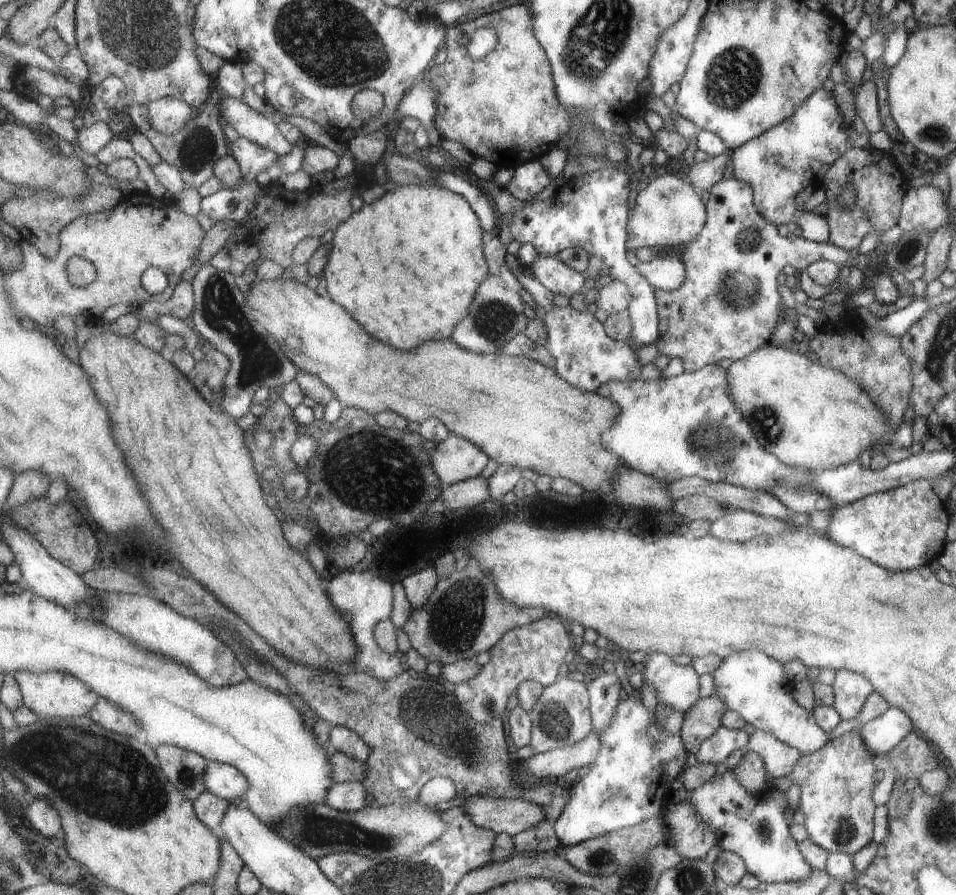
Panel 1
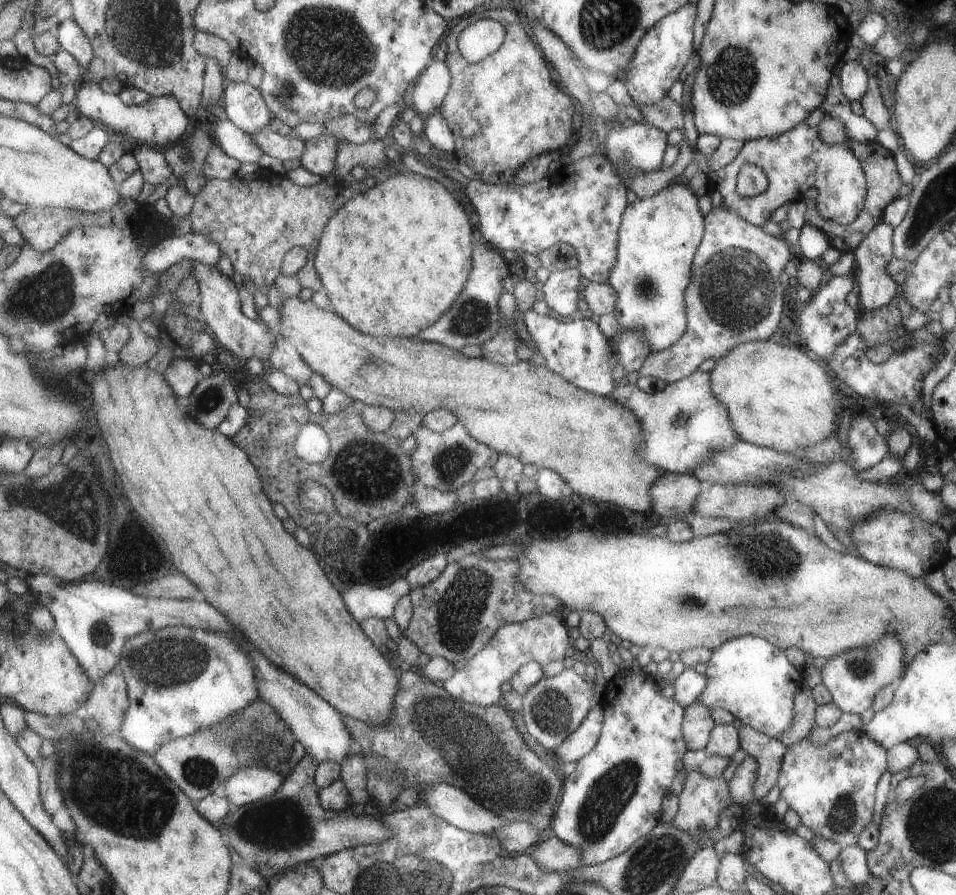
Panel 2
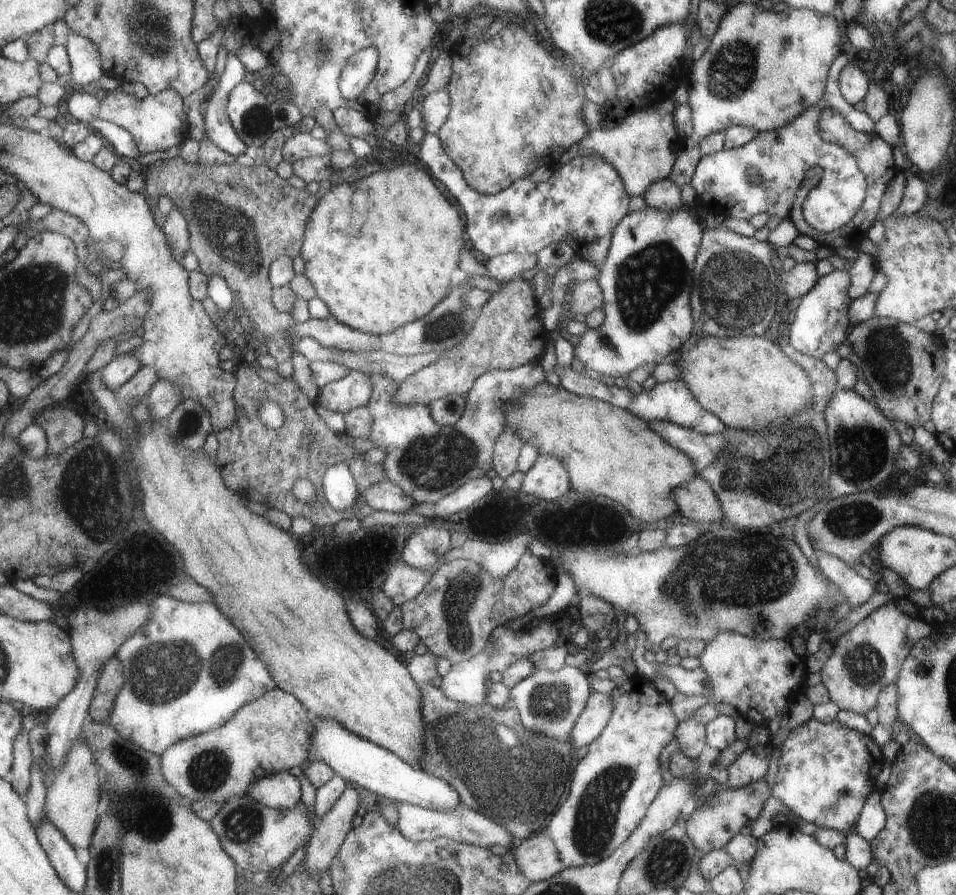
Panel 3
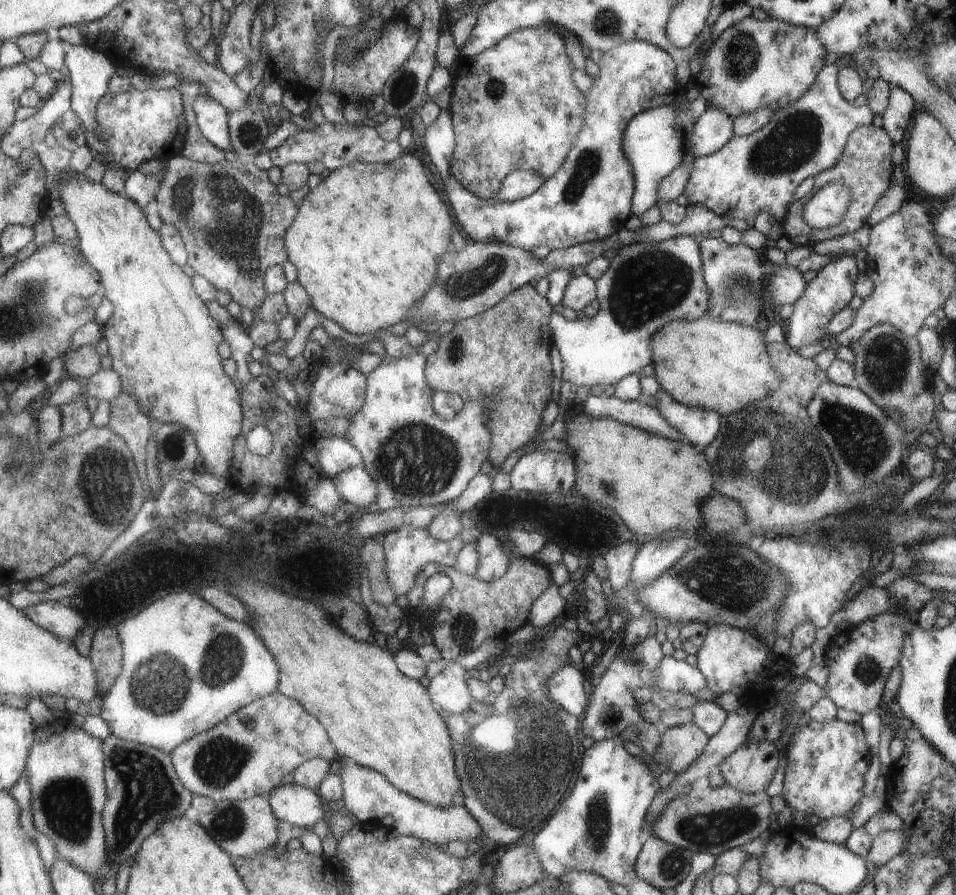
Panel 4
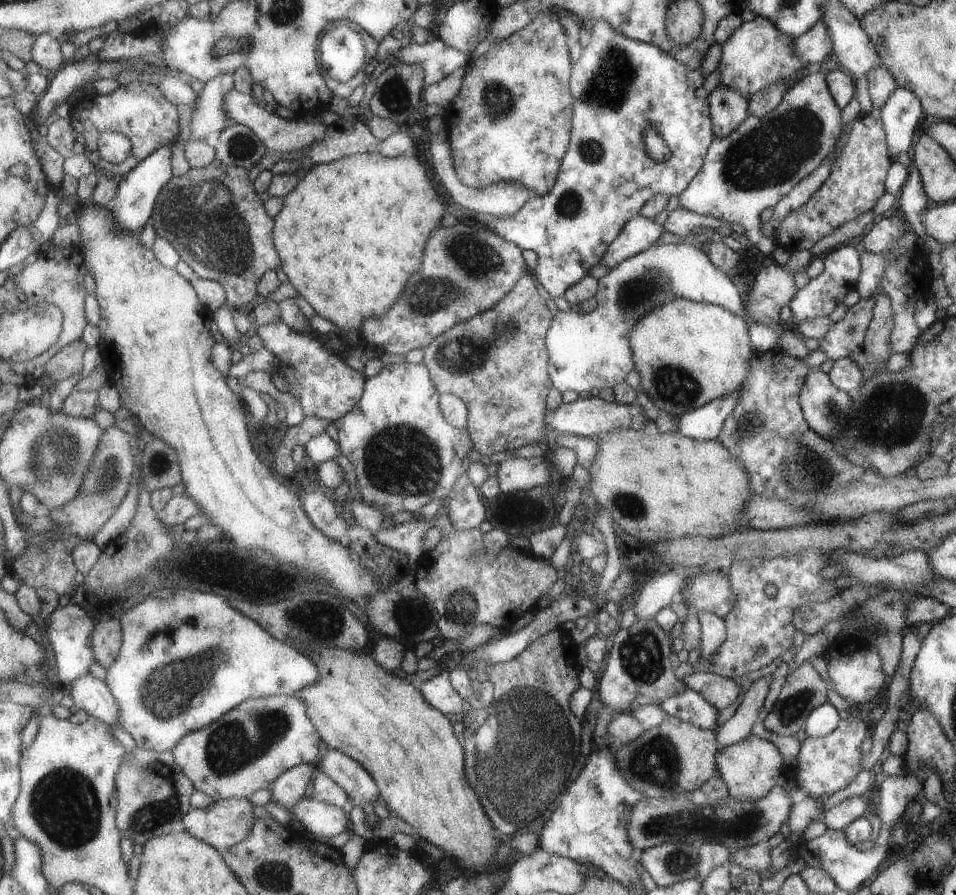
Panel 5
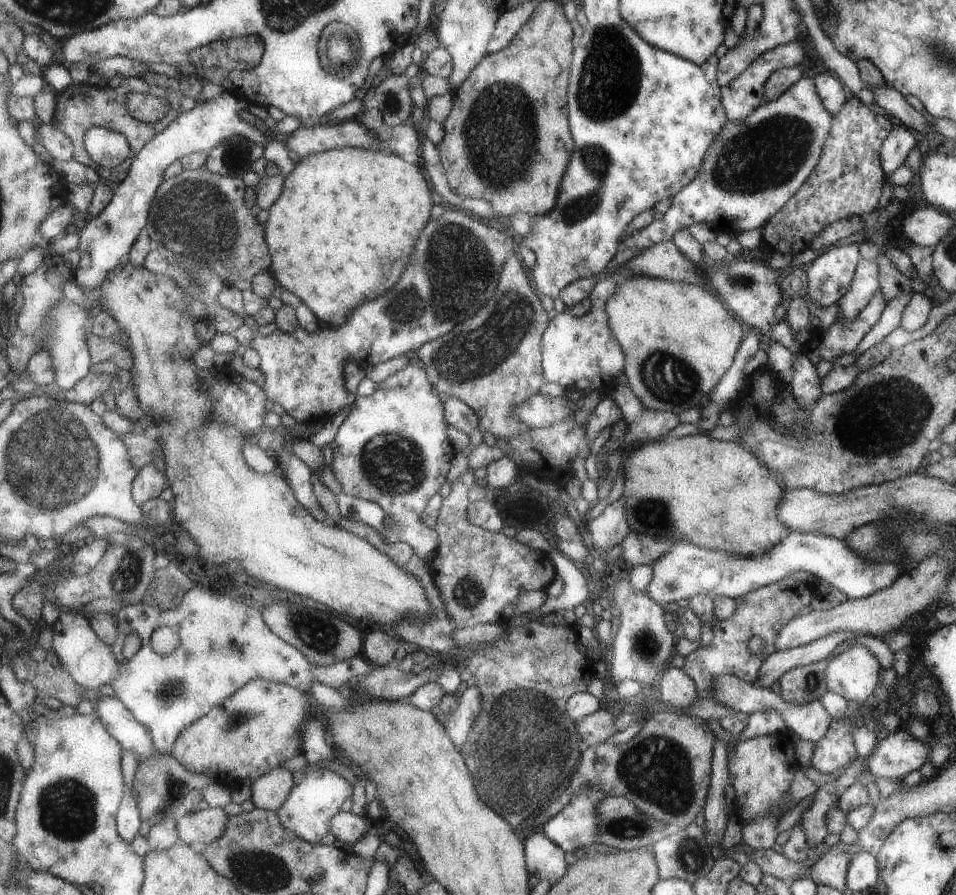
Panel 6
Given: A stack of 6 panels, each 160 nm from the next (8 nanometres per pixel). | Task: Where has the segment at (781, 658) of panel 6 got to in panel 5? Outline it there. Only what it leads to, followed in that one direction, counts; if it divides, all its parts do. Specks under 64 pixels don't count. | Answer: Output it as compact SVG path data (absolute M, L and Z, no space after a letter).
M772 674L752 681L735 712L715 728L717 748L728 747L751 734L753 724L760 719L759 713L771 679Z

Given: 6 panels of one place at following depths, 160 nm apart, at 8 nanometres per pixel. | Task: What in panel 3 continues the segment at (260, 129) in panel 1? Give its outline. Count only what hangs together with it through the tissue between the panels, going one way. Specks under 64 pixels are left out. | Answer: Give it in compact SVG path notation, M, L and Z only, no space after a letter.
M309 132L293 134L282 146L282 158L292 165L304 158L317 156L333 156L333 148L326 141L313 138Z

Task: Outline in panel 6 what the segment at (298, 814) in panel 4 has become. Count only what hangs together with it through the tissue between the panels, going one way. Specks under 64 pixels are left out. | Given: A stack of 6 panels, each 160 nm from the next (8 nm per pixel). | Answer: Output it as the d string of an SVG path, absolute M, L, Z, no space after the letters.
M339 811L332 818L330 834L335 837L337 843L346 846L363 838L370 826L371 823L365 815L357 816L350 811Z

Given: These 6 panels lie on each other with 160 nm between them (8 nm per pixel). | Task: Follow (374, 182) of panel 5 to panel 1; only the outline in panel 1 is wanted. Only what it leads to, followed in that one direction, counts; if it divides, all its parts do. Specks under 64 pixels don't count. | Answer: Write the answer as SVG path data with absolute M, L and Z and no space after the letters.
M437 183L397 185L395 188L391 188L387 194L381 196L375 204L364 204L357 212L352 212L352 216L349 216L347 220L337 226L333 240L330 242L331 256L329 256L329 260L331 262L327 264L327 268L323 272L324 279L327 282L328 293L333 302L343 306L345 310L349 310L353 314L353 318L371 336L377 336L379 340L385 340L385 344L389 344L394 348L411 351L413 348L421 347L421 344L424 344L427 340L451 339L451 334L453 334L457 322L461 322L469 314L471 304L475 300L477 288L489 276L489 266L483 250L483 236L485 236L485 232L481 228L479 216L473 212L471 204L461 194L455 194L455 192L451 192L451 190Z

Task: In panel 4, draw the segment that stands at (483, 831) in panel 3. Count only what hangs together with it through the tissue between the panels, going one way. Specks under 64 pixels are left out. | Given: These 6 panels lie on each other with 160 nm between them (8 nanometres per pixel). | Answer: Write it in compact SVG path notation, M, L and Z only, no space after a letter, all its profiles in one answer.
M339 757L339 776L343 780L343 811L355 822L377 824L385 816L394 818L392 829L401 835L419 838L437 844L447 844L452 840L476 841L483 835L481 824L461 804L449 808L435 808L425 804L423 800L413 798L401 790L397 790L383 774L374 769L353 763L347 758Z

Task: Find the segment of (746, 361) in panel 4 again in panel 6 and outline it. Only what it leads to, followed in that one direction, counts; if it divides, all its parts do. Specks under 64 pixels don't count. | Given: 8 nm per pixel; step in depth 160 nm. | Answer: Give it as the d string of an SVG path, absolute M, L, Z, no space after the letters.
M657 277L624 279L606 300L604 309L608 327L624 354L622 372L630 391L645 408L676 415L687 408L699 408L701 398L713 390L723 372L731 366L746 331L707 288Z

